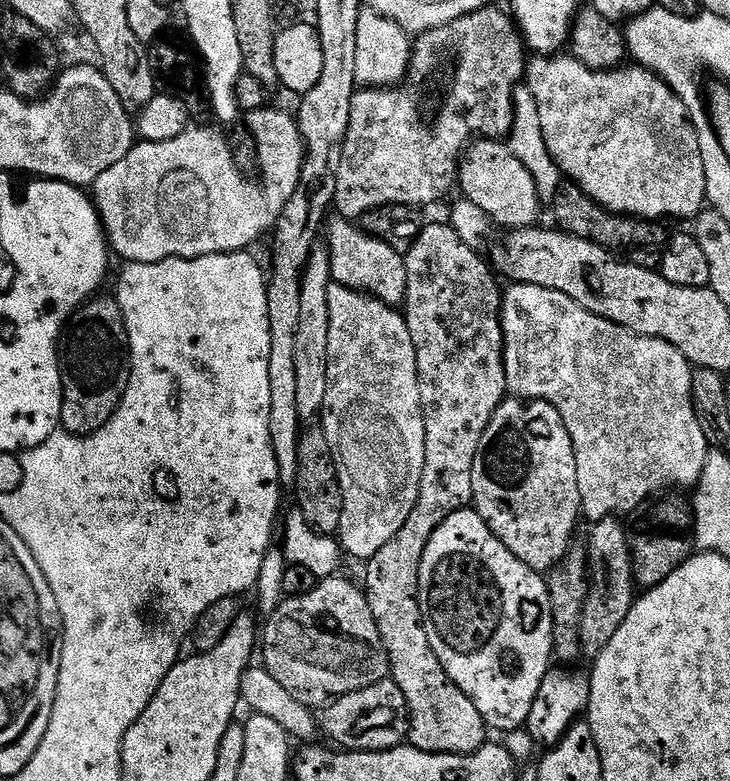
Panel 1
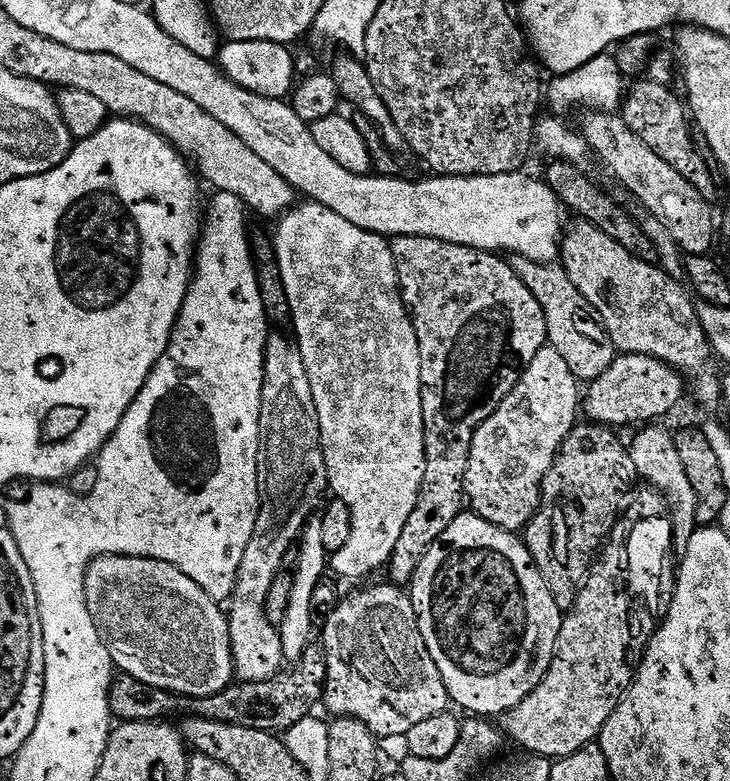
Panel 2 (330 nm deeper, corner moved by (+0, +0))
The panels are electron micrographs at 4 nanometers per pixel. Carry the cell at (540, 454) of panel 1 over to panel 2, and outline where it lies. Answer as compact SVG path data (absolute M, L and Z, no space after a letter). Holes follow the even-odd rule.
M550 346L538 350L538 354L534 354L534 362L530 362L530 366L521 374L520 381L516 383L514 390L510 390L502 406L494 414L490 414L490 418L486 418L486 422L482 422L476 432L477 441L492 440L488 444L489 450L492 451L492 468L484 472L484 485L476 484L475 471L469 470L465 474L465 497L469 501L480 500L474 505L476 515L485 516L490 521L500 518L496 516L505 516L509 520L507 523L516 530L527 525L540 506L540 488L544 485L546 474L564 445L564 439L576 427L576 411L579 413L581 408L582 388L570 366L566 366L566 358L562 358L562 354L558 354L558 350Z

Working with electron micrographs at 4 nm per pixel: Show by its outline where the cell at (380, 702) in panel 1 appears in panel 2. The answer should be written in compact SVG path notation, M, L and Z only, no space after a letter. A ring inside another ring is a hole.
M648 486L641 487L629 508L623 511L622 517L617 519L615 527L609 536L602 553L599 555L596 564L593 565L588 575L588 580L584 584L584 588L578 594L576 605L570 609L564 616L564 625L560 628L558 634L558 642L556 643L556 656L550 662L550 670L542 678L542 682L538 686L534 686L534 690L526 698L522 698L522 702L518 702L518 706L514 706L509 712L505 712L499 717L498 727L509 741L512 740L518 747L524 748L525 753L534 756L547 756L549 758L559 758L561 756L569 756L578 750L587 748L589 744L599 741L602 726L606 726L606 722L610 718L610 714L614 714L614 710L622 702L622 698L628 692L628 687L632 684L632 678L637 668L640 666L641 660L644 659L644 652L648 648L649 642L652 640L653 634L659 627L660 619L664 614L664 605L671 603L672 595L675 592L675 573L676 564L673 560L675 544L673 542L673 524L671 512L668 508L665 498L656 489Z

